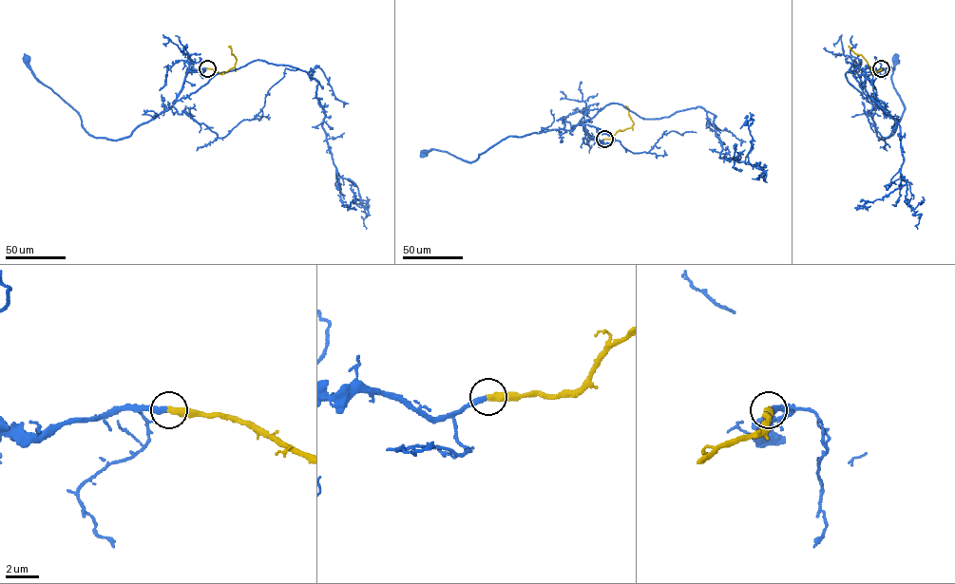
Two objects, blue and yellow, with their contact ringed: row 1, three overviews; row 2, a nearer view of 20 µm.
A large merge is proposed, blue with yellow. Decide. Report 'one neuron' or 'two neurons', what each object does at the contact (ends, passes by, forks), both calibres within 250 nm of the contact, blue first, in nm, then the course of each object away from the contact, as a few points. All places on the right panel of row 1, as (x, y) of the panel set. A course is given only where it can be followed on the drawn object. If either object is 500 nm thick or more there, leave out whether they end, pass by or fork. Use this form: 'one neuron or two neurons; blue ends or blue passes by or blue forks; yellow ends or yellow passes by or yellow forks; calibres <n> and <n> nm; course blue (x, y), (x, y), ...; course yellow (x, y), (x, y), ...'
one neuron; blue ends; yellow ends; calibres 360 and 480 nm; course blue (881, 68), (866, 78), (865, 84), (878, 140), (890, 136), (905, 109), (891, 79), (895, 60); course yellow (881, 68), (873, 73), (861, 54), (848, 47)

